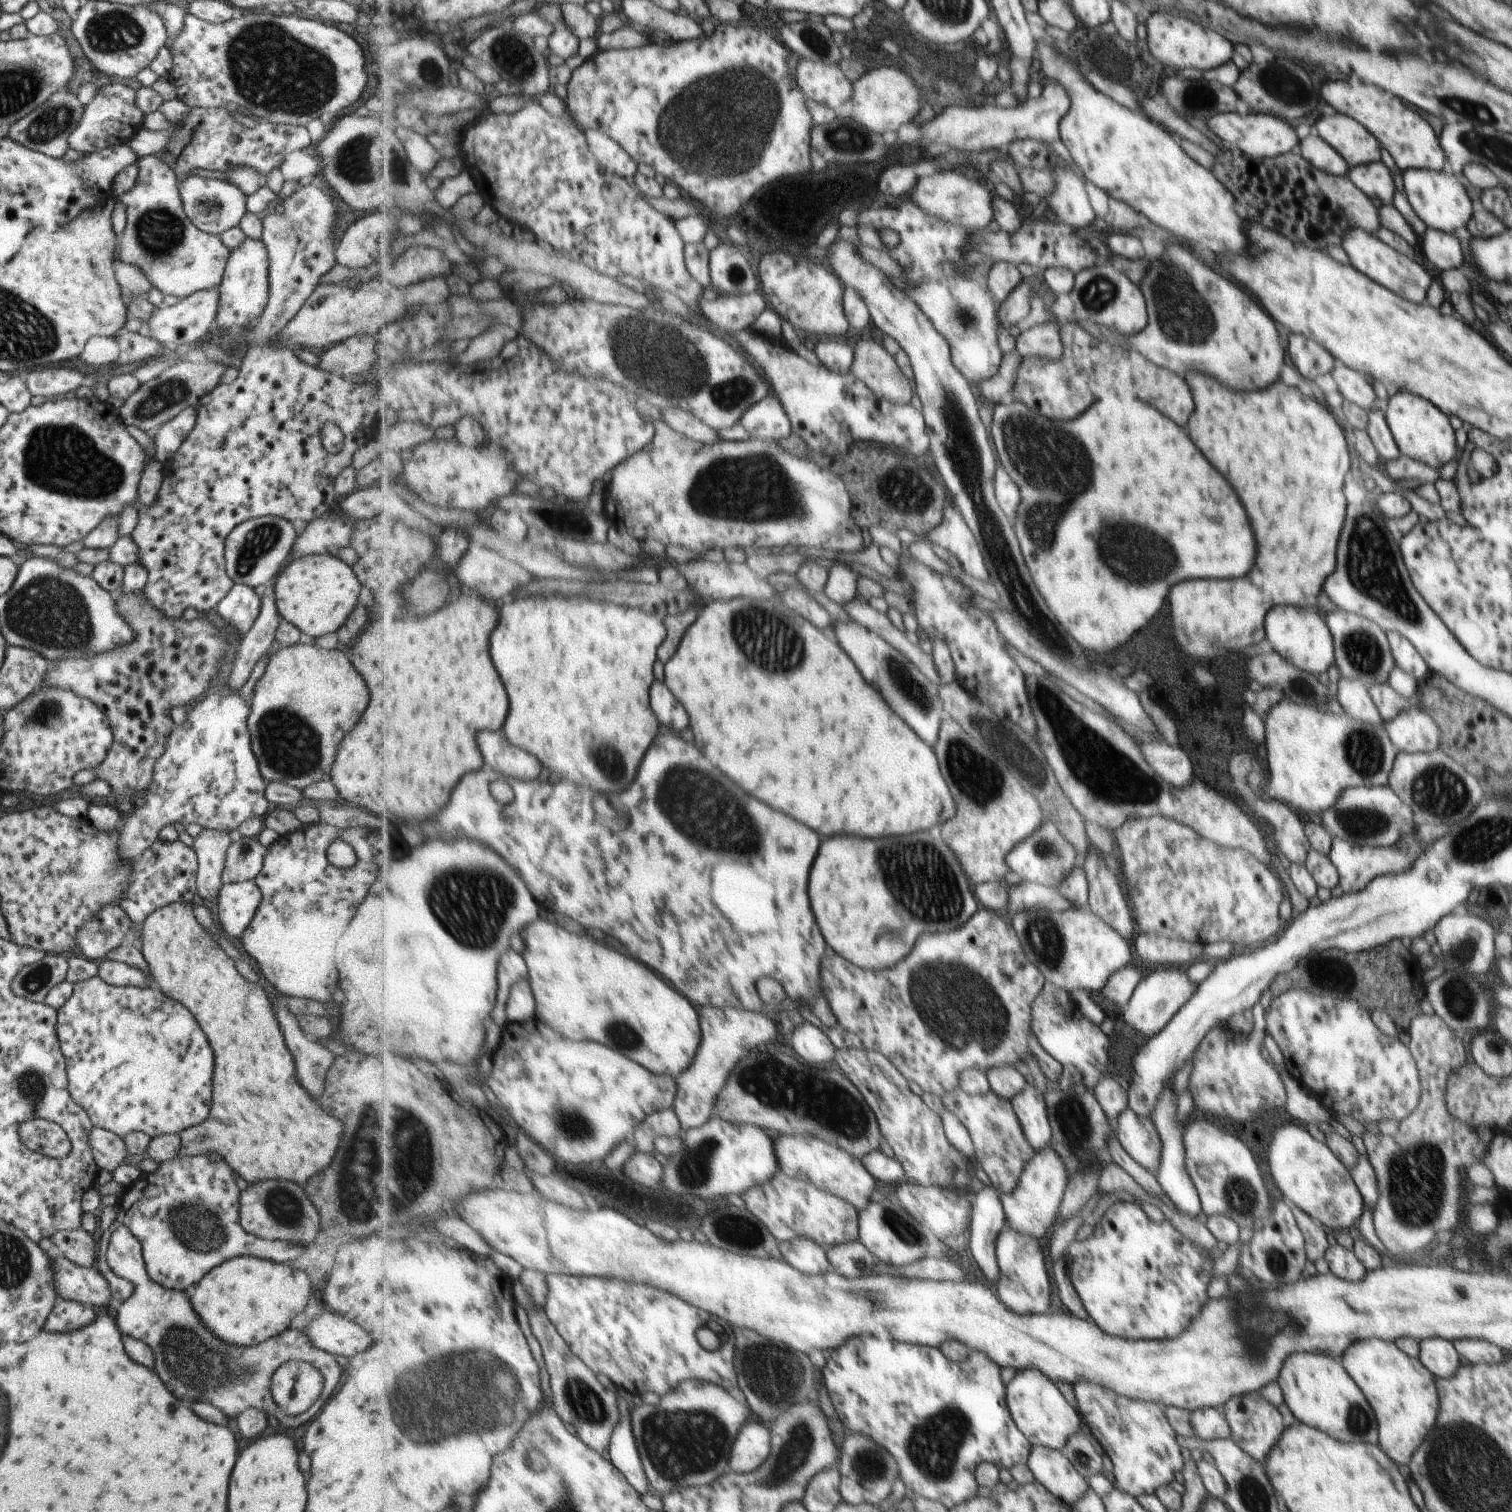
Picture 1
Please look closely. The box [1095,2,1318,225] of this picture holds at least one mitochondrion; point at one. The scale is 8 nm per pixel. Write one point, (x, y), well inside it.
(1201, 99)

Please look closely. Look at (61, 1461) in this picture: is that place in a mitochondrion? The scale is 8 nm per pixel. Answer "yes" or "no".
no

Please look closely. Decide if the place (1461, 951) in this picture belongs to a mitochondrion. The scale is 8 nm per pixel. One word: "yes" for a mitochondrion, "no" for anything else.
yes

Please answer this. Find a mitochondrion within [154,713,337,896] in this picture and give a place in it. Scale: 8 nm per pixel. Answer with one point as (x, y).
(243, 852)

